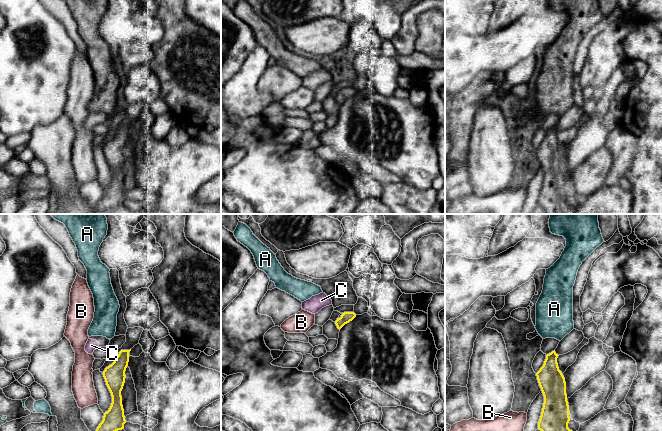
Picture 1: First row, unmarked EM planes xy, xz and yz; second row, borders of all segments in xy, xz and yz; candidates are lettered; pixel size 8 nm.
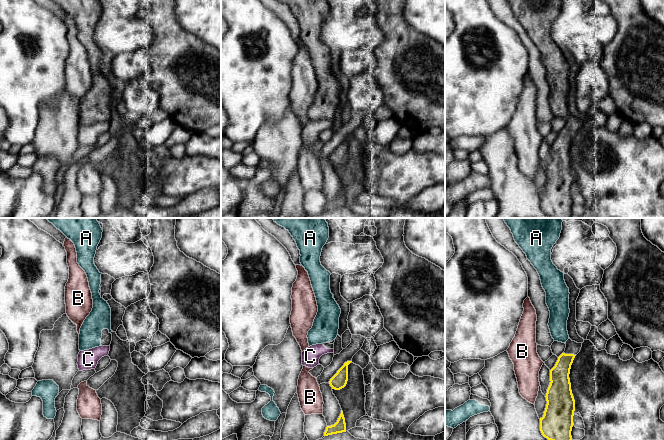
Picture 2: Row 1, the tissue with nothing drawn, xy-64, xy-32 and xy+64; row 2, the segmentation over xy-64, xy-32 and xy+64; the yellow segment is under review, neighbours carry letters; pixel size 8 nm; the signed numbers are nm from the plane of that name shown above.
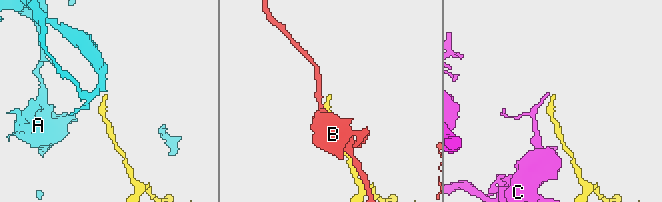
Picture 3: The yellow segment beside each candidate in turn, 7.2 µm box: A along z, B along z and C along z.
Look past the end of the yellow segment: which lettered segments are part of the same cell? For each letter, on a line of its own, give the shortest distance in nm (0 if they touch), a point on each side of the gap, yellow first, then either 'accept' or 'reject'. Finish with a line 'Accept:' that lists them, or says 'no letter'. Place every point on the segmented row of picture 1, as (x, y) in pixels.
A: gap 90 nm; span yz (554, 350), (559, 340); accept
B: gap 80 nm; span xy (102, 373), (92, 374); reject
C: gap 120 nm; span xz (342, 313), (331, 303); reject
Accept: A

